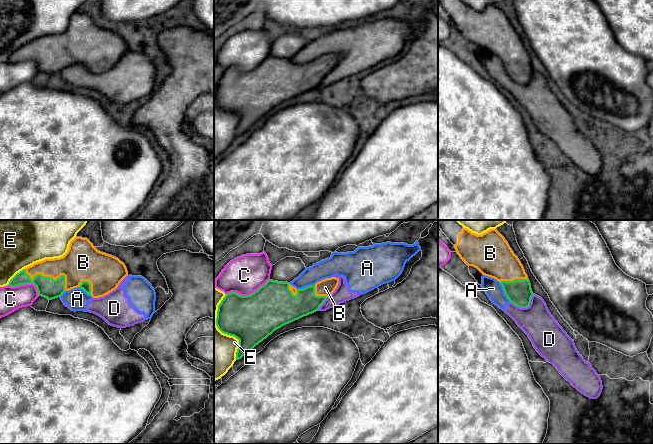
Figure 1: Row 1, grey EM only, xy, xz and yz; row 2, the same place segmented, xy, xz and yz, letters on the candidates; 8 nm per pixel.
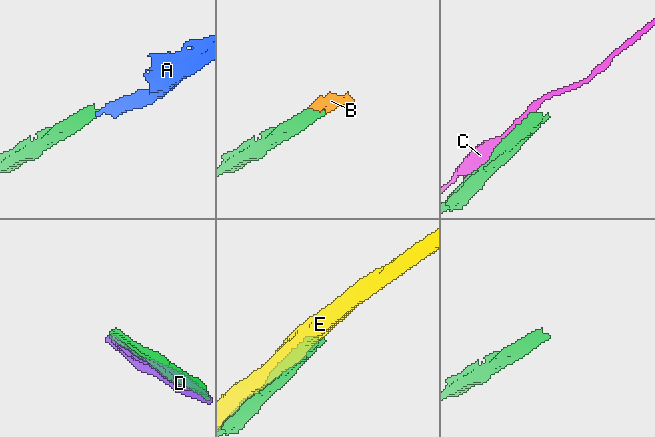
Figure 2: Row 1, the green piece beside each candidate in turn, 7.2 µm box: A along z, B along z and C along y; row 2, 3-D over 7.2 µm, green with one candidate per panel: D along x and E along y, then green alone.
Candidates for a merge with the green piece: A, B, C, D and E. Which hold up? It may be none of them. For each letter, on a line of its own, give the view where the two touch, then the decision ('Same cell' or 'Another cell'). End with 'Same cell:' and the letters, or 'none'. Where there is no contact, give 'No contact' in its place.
A: Touches green in yz. Another cell
B: Touches green in xy. Same cell
C: Touches green in xz. Another cell
D: Touches green in yz. Another cell
E: Touches green in xy. Another cell
Same cell: B

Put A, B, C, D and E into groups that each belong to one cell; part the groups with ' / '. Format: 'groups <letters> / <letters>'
groups A D / B / C / E

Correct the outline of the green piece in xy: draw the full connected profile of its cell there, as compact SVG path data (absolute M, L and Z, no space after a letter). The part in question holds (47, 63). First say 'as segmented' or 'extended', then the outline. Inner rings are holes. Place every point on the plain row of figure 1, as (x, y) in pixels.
extended; M76 12L63 33L34 39L17 49L8 61L34 60L38 71L48 76L77 63L99 74L115 66L126 52L123 38L98 27L87 14Z

